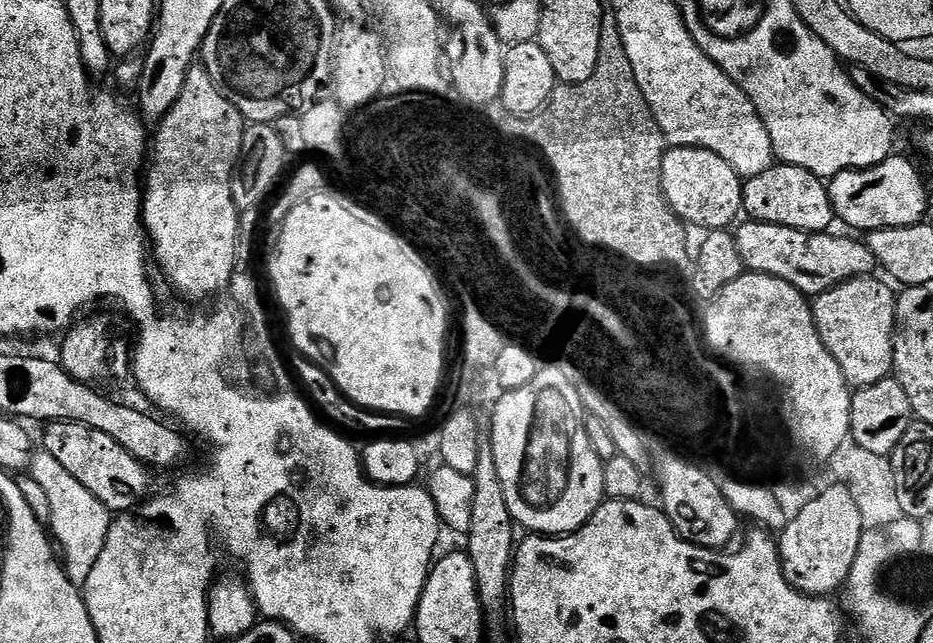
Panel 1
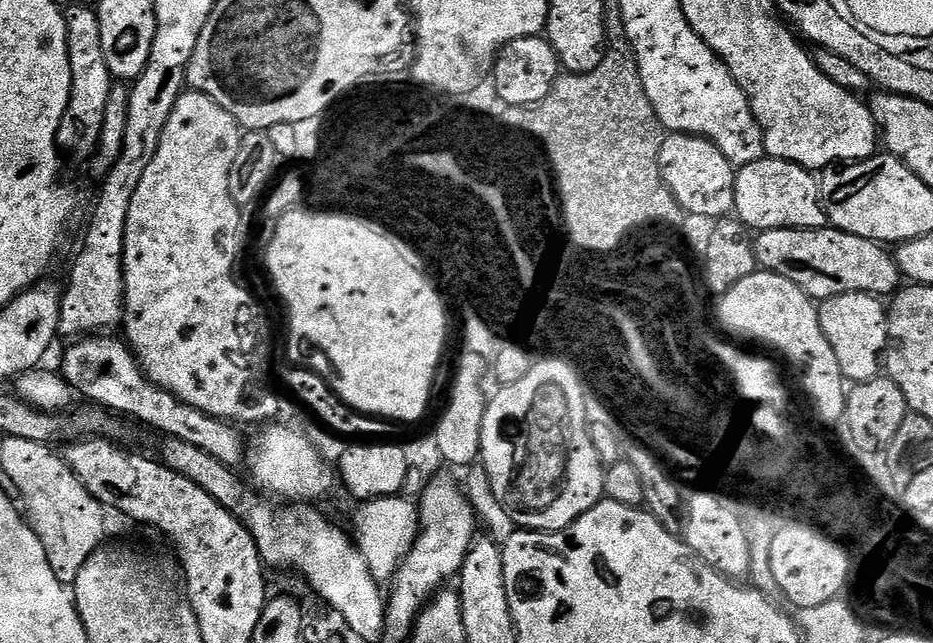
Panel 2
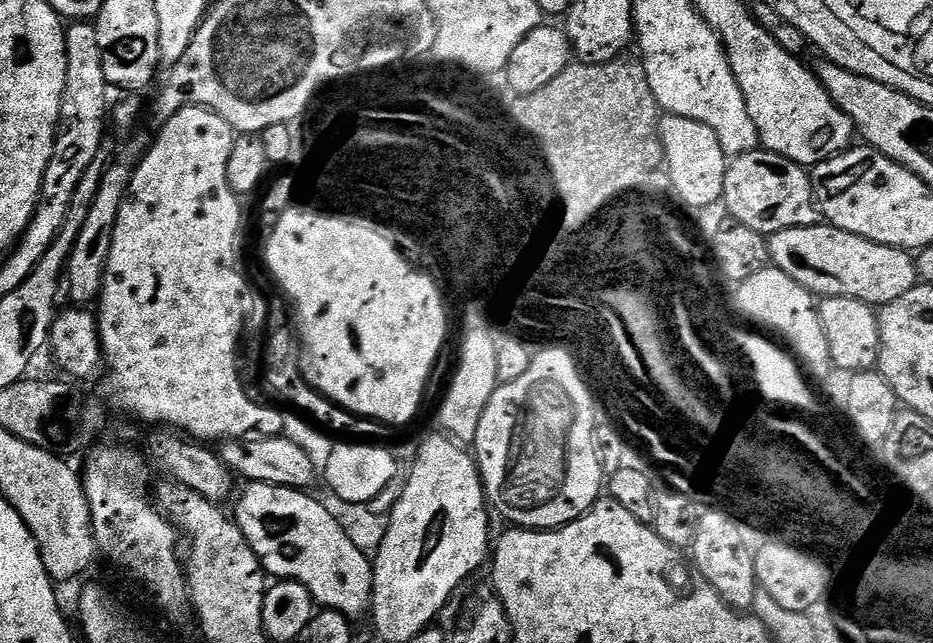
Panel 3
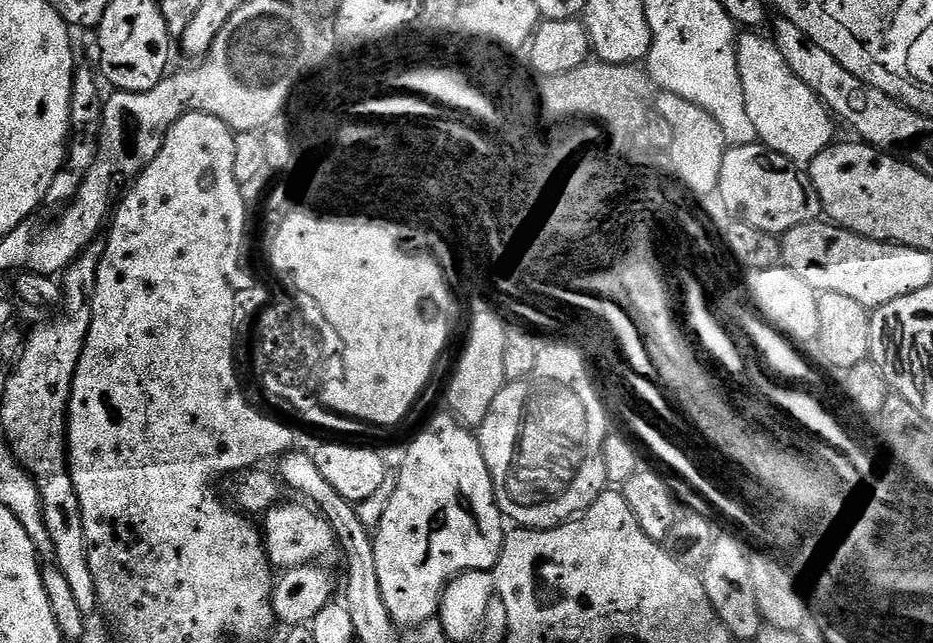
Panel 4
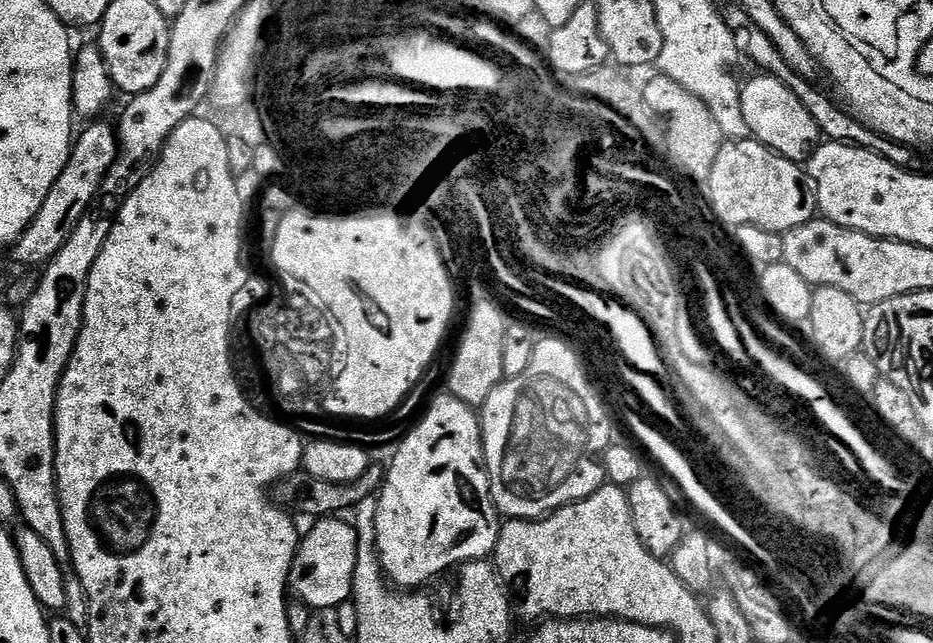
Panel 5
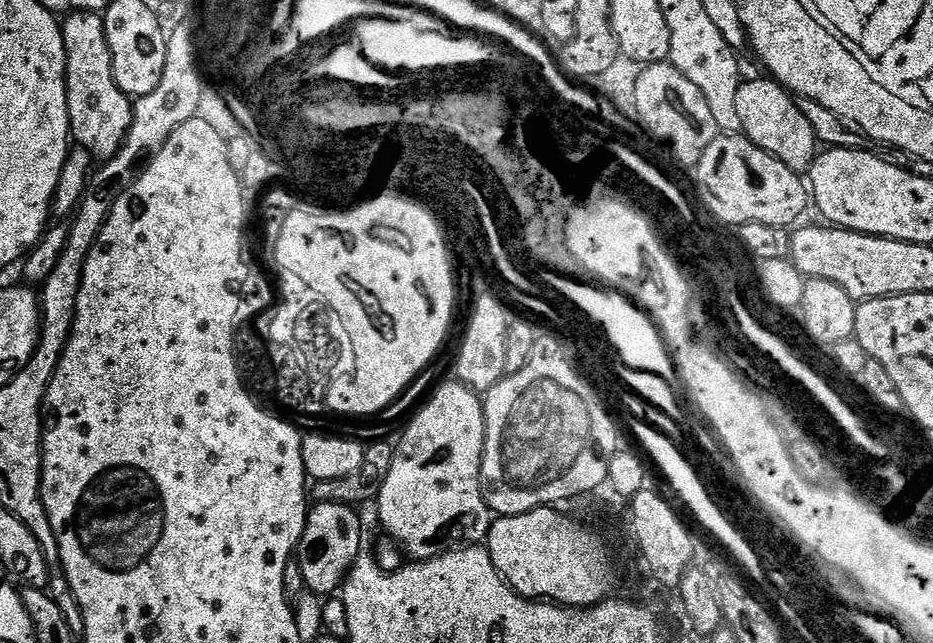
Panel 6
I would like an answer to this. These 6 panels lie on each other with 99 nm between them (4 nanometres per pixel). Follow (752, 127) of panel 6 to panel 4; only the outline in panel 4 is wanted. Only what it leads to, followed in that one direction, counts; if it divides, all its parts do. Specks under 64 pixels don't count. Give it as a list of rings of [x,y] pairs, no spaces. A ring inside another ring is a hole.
[[[748,30],[736,41],[736,57],[742,78],[742,94],[746,98],[746,114],[754,122],[756,139],[764,147],[782,154],[797,166],[807,166],[818,154],[832,147],[834,117],[828,107],[786,66],[786,58],[778,50],[775,39]]]

